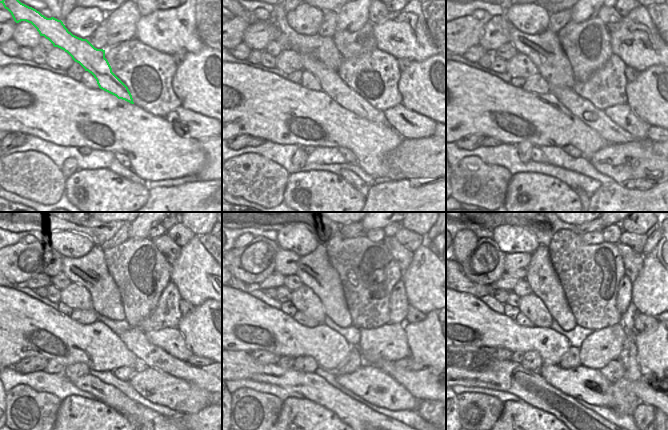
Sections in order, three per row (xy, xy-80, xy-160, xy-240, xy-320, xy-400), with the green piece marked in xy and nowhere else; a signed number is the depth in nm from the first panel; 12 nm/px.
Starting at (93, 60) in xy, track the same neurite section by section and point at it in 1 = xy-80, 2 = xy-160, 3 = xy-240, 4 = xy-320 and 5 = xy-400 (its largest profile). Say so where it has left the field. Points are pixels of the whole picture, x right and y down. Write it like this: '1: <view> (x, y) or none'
1: xy-80 (331, 83)
2: xy-160 (611, 133)
3: xy-240 (151, 356)
4: xy-320 (422, 385)
5: xy-400 (647, 393)

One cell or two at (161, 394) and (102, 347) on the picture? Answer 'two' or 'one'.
two

